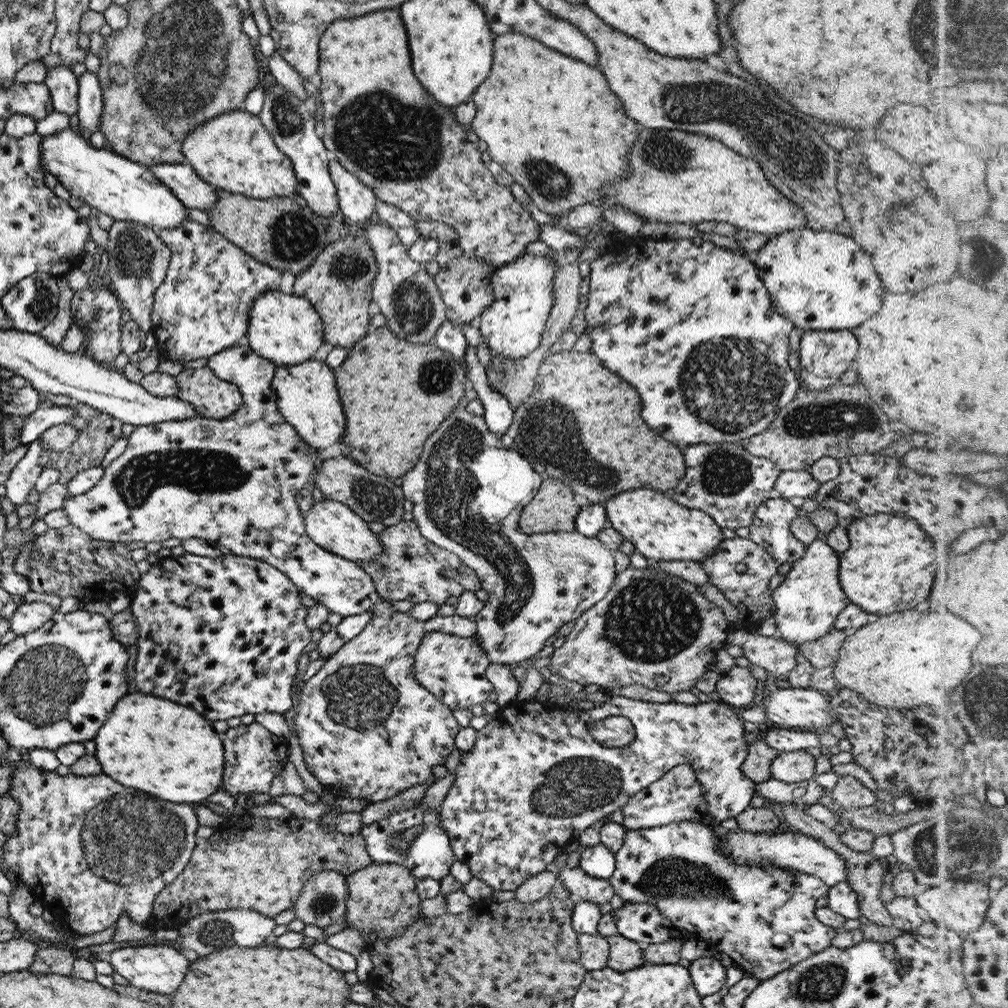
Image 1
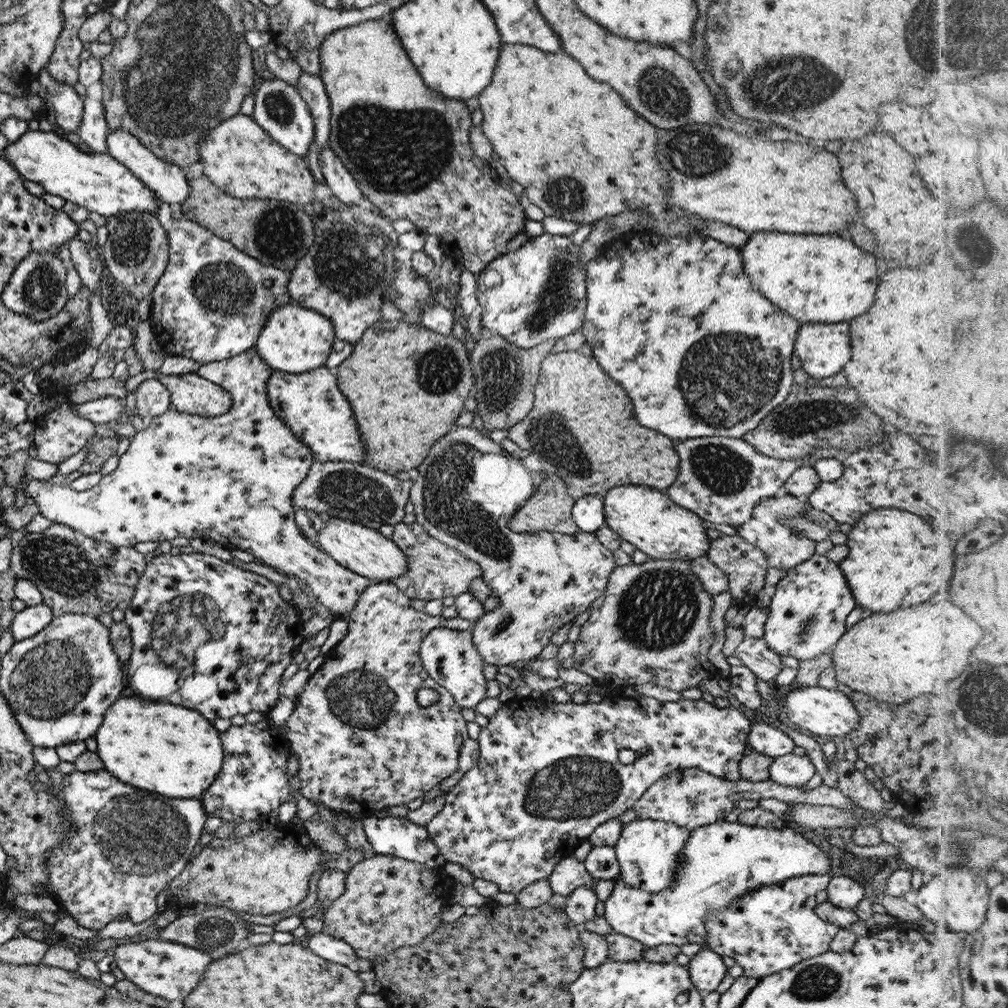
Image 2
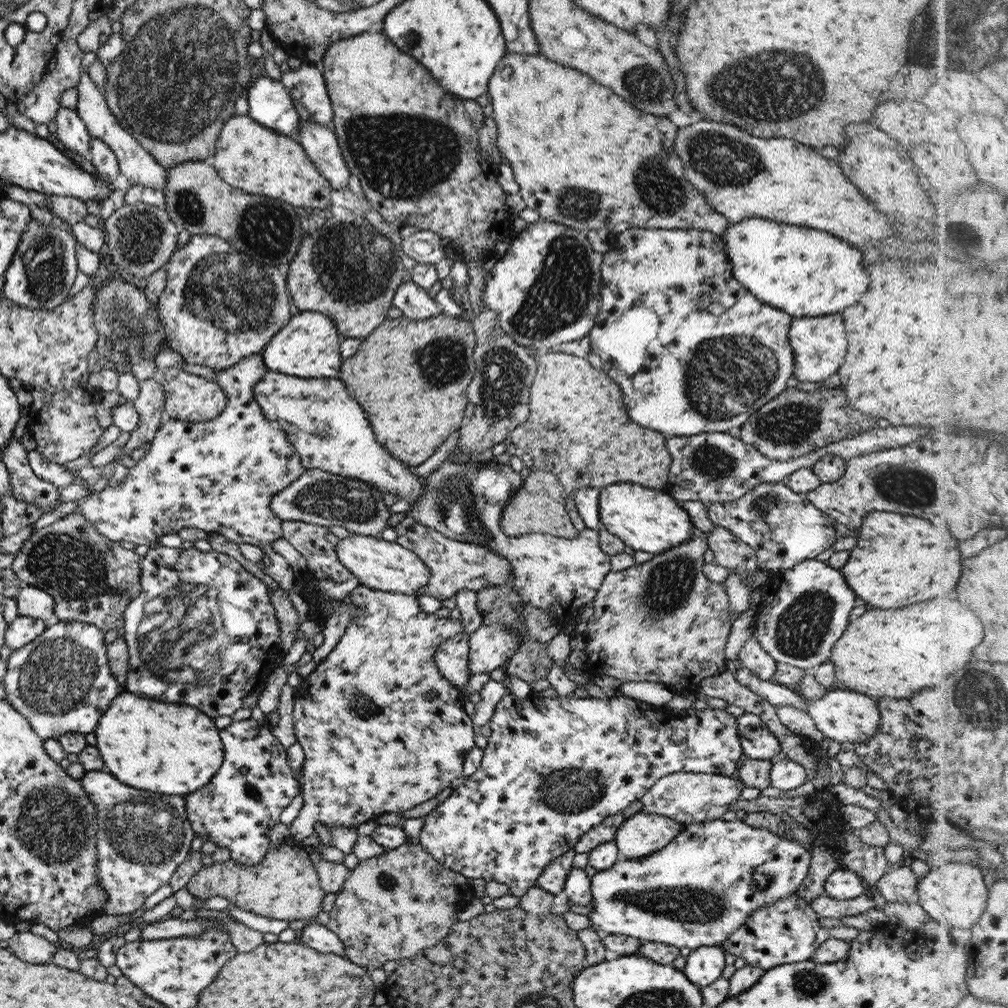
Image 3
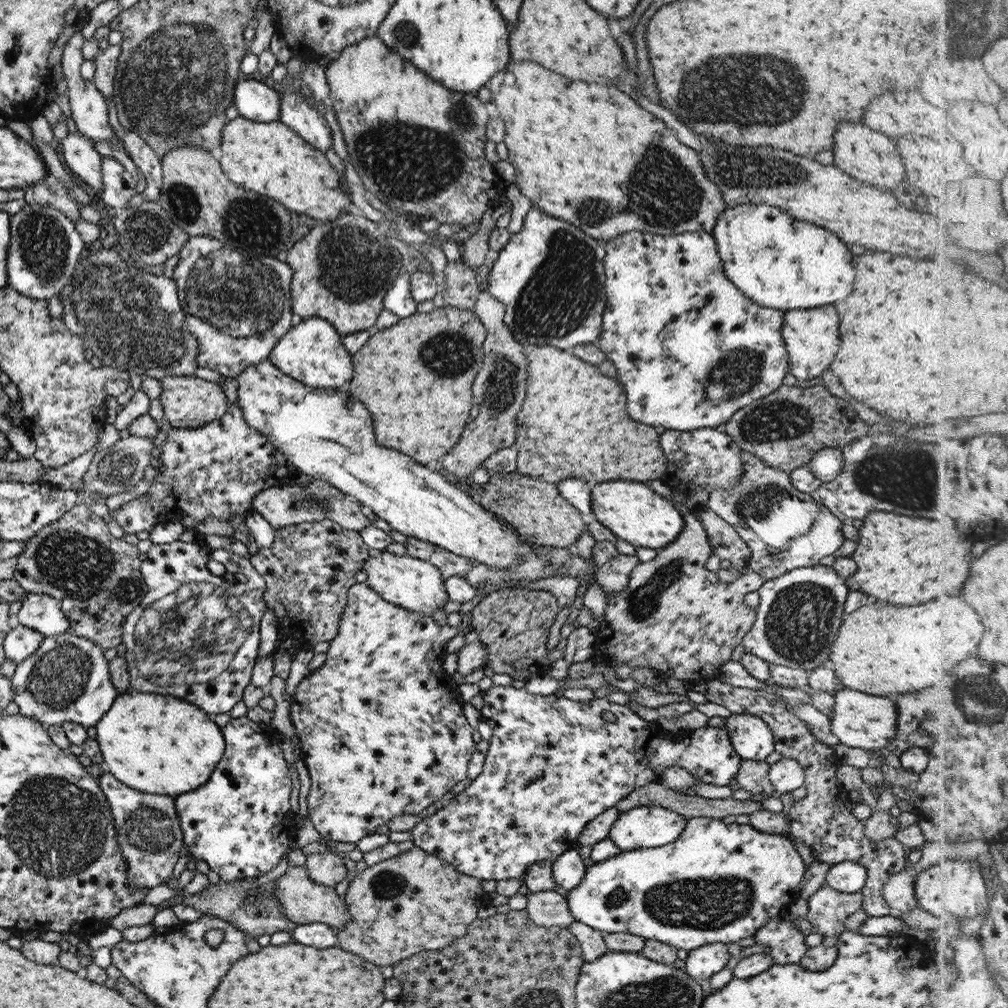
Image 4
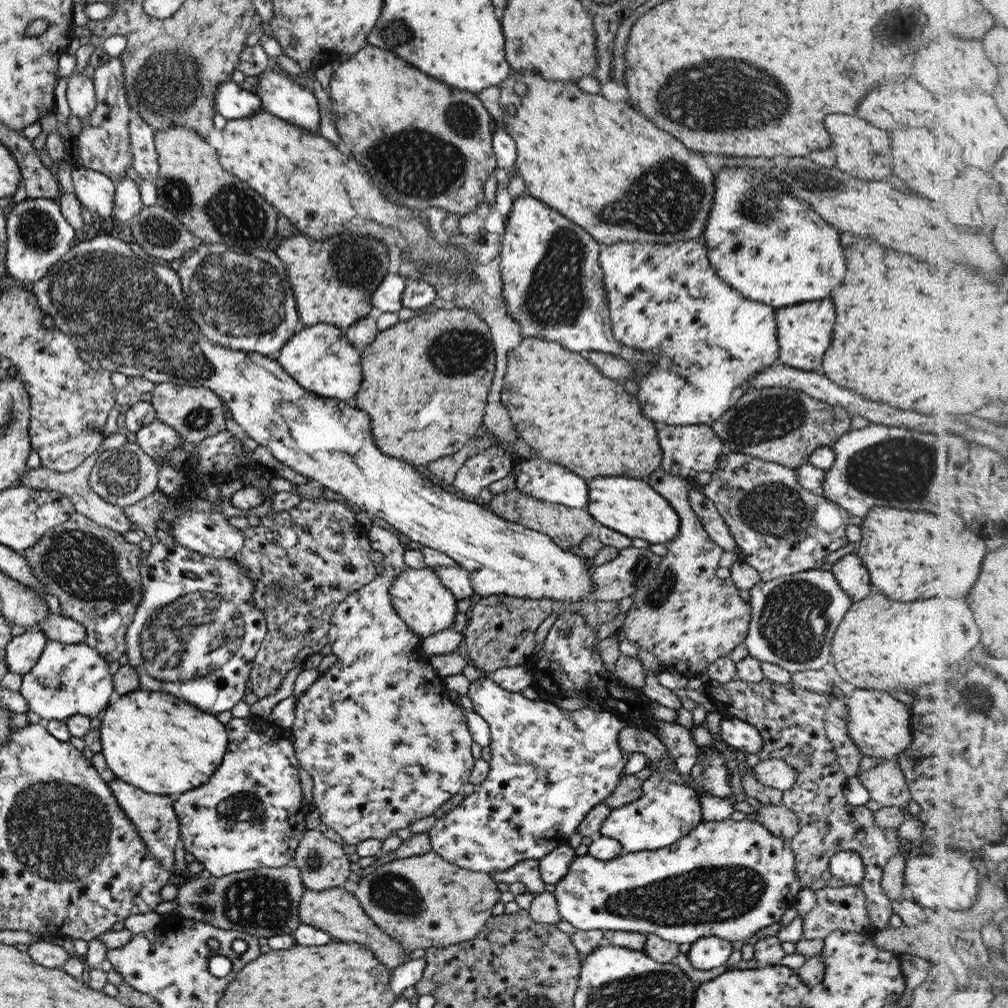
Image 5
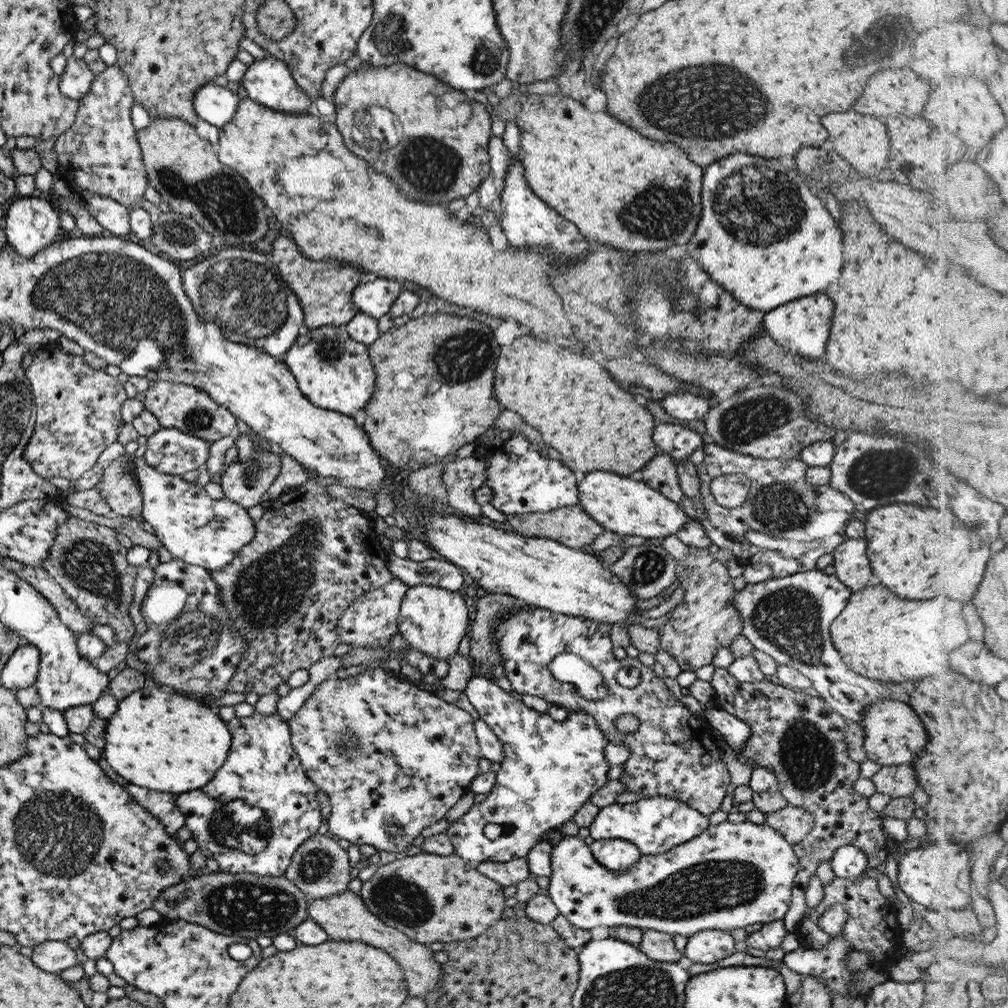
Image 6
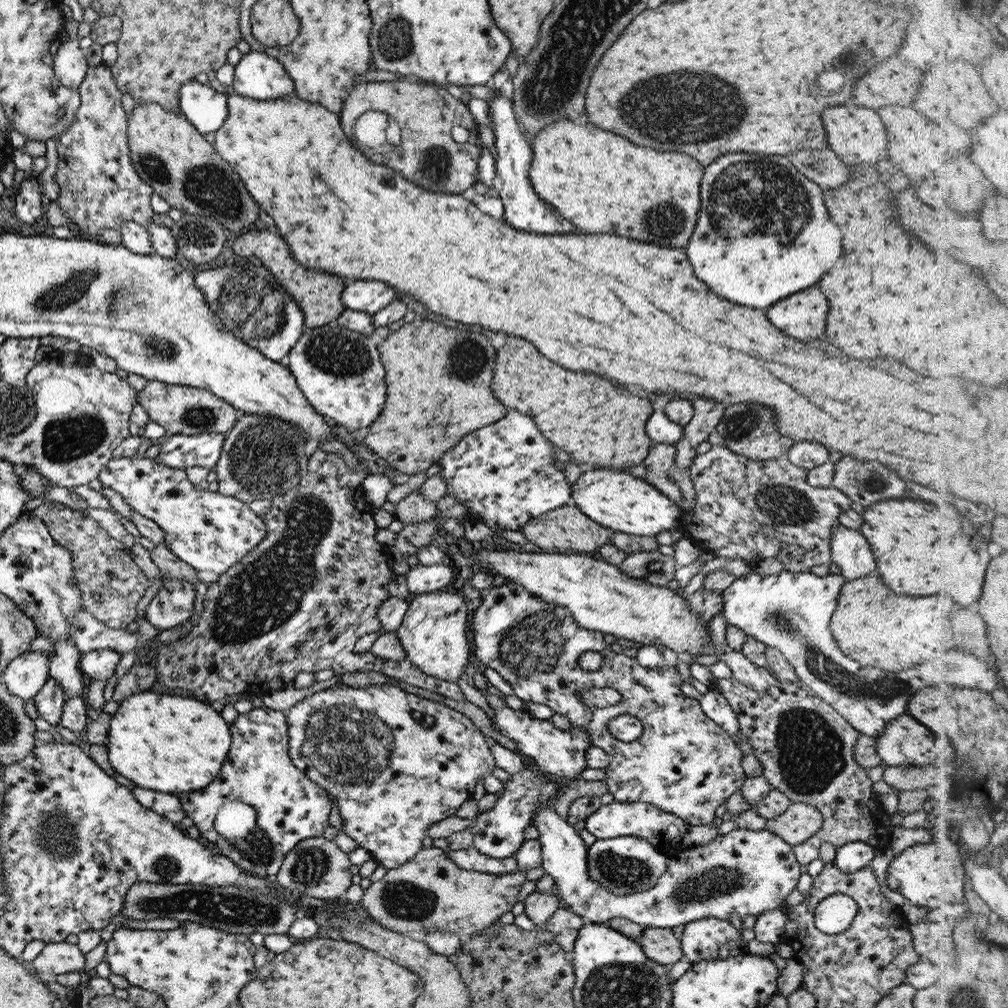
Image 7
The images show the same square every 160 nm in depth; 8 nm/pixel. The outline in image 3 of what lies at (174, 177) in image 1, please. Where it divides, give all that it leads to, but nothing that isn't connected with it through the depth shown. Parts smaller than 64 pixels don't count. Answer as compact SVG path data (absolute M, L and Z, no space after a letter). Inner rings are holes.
M82 69L79 71L79 80L74 86L77 90L77 103L74 107L81 122L85 124L85 129L89 137L97 138L105 143L113 152L117 166L131 184L142 185L151 190L161 190L165 192L165 168L159 166L157 162L147 153L129 134L119 126L113 113L106 105L104 94L101 94L95 84L89 81L89 76Z

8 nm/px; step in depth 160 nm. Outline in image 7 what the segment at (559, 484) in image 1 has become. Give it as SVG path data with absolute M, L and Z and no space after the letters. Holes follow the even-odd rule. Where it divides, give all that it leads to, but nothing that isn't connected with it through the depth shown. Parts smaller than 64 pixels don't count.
M563 505L555 510L532 517L521 528L521 534L528 540L528 546L548 552L584 554L595 552L609 542L611 530L588 519L575 505Z

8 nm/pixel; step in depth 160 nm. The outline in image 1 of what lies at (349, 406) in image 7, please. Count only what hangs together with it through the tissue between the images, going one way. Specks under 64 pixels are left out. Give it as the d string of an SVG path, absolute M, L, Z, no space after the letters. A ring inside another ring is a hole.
M268 290L253 301L244 341L257 356L268 360L276 367L293 366L313 358L323 341L322 330L322 320L306 298L278 290Z

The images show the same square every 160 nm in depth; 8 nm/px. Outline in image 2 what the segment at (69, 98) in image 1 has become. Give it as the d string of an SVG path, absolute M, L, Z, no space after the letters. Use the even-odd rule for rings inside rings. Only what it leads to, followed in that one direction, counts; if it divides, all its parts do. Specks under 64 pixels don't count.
M45 68L37 73L35 79L48 94L49 104L55 112L55 123L65 132L75 132L83 114L82 99L73 91L72 86L53 80Z

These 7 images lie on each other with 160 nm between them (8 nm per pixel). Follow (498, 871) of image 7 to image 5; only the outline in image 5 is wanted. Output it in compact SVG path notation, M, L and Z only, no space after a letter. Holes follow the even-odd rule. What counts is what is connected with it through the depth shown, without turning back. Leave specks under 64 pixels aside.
M520 860L503 872L493 871L489 875L495 883L509 885L519 882L533 895L544 892L544 883L538 871L538 860Z

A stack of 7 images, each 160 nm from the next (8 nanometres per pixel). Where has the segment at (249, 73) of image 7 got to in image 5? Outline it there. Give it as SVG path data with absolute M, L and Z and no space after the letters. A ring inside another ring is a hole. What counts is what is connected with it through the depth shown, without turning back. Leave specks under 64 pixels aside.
M263 69L254 92L261 108L303 132L319 132L319 115L313 93L279 71Z

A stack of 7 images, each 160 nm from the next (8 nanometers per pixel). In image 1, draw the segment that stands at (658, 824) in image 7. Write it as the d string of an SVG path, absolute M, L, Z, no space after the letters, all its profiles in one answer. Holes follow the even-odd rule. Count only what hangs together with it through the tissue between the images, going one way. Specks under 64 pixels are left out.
M682 820L626 830L621 846L614 852L614 868L608 882L621 900L655 905L677 929L727 954L749 977L770 979L808 956L825 950L836 935L835 929L821 924L812 913L816 909L815 900L829 890L822 880L780 866L735 864L718 848L718 836L714 836L708 822Z

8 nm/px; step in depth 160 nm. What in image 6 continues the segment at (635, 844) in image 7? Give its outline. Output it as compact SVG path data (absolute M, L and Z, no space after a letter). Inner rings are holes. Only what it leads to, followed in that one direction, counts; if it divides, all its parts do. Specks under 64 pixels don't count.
M620 838L593 840L588 846L593 858L607 870L619 872L638 861L639 849Z

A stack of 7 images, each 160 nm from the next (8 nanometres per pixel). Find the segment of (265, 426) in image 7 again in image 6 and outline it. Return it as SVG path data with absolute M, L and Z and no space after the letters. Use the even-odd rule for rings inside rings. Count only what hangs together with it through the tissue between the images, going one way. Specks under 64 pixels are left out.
M237 433L234 445L237 448L236 459L225 467L219 484L226 499L236 502L247 510L249 507L258 504L259 498L263 496L263 493L278 475L281 464L278 453L281 450L276 450L275 447L267 445L254 433L249 436Z

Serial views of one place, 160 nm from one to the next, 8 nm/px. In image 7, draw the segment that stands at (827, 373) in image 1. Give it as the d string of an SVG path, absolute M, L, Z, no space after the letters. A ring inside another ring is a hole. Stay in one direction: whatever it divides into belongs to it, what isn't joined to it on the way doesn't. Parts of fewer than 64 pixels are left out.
M811 286L778 300L765 311L775 328L791 338L809 342L823 334L827 300L817 286Z

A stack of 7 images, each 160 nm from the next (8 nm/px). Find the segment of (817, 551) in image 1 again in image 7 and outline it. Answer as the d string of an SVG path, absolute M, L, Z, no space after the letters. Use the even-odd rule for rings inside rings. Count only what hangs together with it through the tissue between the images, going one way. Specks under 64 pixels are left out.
M781 571L774 575L758 575L753 572L735 577L733 582L722 592L723 615L729 625L739 628L747 637L755 638L765 648L773 648L783 655L801 685L822 701L831 705L831 708L841 715L858 733L876 738L881 736L885 725L891 718L906 712L906 704L910 697L924 687L934 685L956 685L962 688L977 688L991 692L997 688L997 676L1000 668L997 662L985 664L983 660L973 654L967 654L961 645L953 656L939 656L907 668L903 672L887 672L877 668L861 667L857 662L841 653L833 636L830 634L828 624L833 610L837 608L837 597L841 585L846 580L840 574L817 577L807 572L794 573Z

